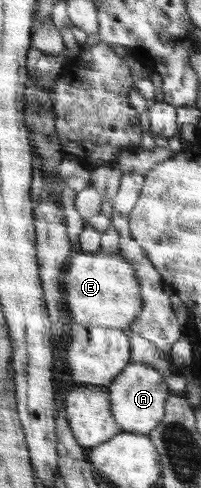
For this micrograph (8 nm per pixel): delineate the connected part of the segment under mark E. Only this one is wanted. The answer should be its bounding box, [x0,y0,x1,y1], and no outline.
[62,253,143,329]

